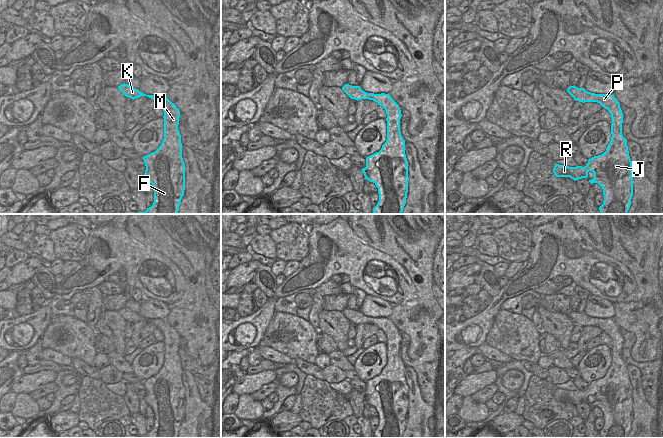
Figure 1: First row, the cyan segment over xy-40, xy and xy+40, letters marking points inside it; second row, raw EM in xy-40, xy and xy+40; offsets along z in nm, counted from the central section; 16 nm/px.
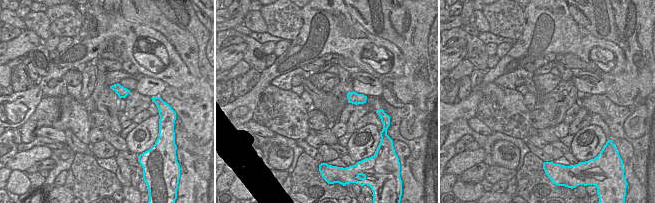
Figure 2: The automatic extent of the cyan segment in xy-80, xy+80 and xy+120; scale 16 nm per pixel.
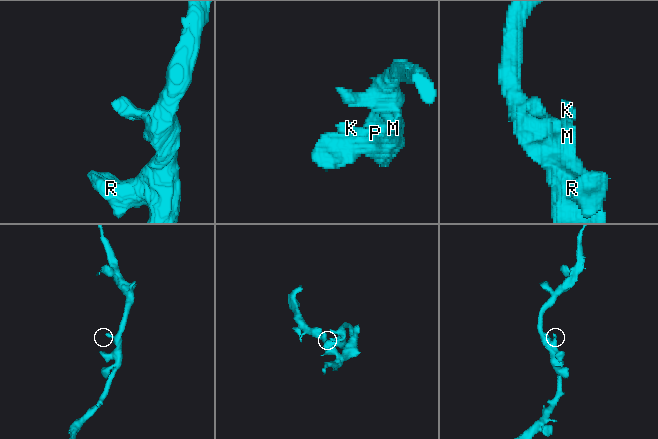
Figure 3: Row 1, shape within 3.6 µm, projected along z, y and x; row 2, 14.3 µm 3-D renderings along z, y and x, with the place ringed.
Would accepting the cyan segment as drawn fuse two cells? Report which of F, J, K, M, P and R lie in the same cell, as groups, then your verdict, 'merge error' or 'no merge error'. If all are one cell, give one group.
groups F J K M P R; no merge error

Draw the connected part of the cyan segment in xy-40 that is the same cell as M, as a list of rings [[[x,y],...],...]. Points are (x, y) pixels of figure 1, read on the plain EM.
[[[125,307],[118,312],[126,321],[133,324],[147,320],[153,323],[164,335],[164,363],[155,376],[143,381],[146,390],[145,402],[154,412],[154,426],[145,436],[138,436],[137,438],[178,438],[185,414],[185,387],[182,382],[181,359],[178,354],[180,335],[165,319],[146,319]]]

